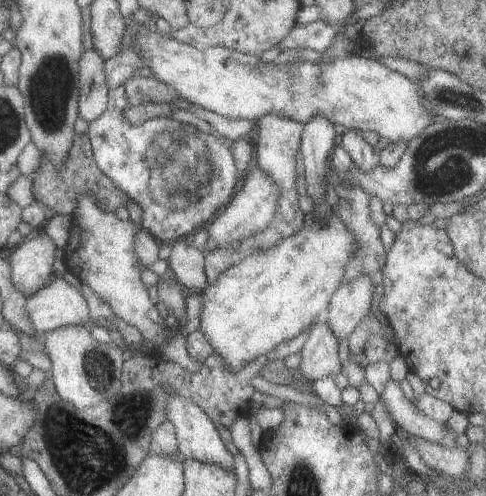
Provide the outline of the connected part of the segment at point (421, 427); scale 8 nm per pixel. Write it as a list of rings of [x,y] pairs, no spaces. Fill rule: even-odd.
[[[389,379],[380,394],[380,401],[390,413],[392,422],[398,430],[406,430],[442,448],[456,448],[456,436],[448,430],[446,423],[441,424],[420,413],[413,400],[408,400],[400,387],[400,382]]]

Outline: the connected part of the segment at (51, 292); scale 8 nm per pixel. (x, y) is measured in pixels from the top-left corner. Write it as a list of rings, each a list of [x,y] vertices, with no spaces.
[[[55,276],[45,288],[27,298],[25,312],[40,336],[89,321],[89,307],[80,288],[71,286],[60,276]]]

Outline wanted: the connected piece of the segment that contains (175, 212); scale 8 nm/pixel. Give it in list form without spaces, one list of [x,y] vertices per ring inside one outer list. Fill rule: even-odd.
[[[123,86],[112,88],[107,110],[89,124],[87,134],[95,164],[142,208],[139,227],[161,244],[202,230],[225,208],[241,183],[230,150],[231,140],[220,140],[218,134],[206,134],[171,117],[131,124],[124,120],[126,106],[129,104]]]

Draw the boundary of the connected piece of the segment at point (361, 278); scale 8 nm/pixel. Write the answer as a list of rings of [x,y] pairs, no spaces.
[[[358,274],[350,282],[340,284],[326,309],[328,326],[342,340],[354,332],[360,320],[375,308],[373,303],[374,282],[372,275]]]

